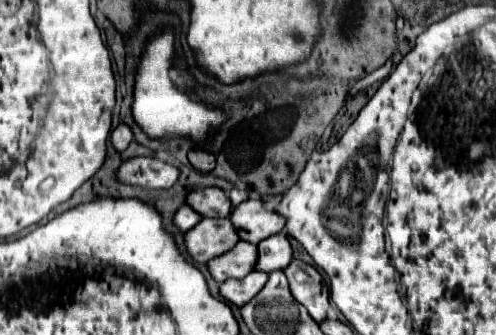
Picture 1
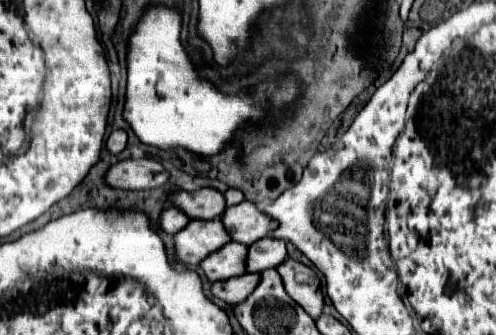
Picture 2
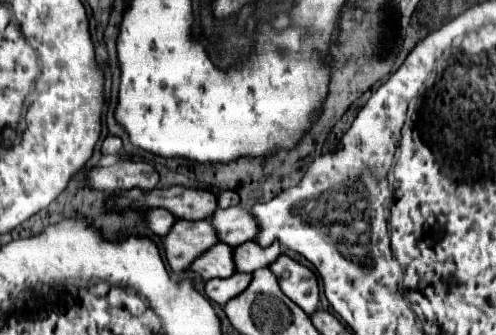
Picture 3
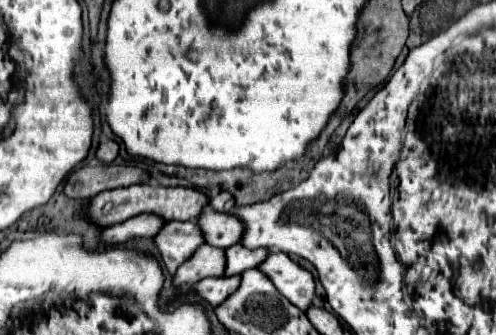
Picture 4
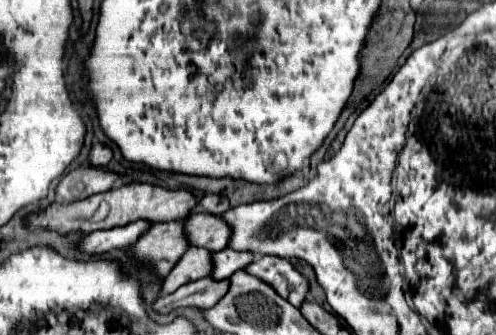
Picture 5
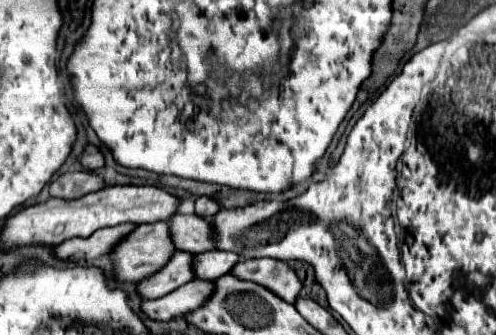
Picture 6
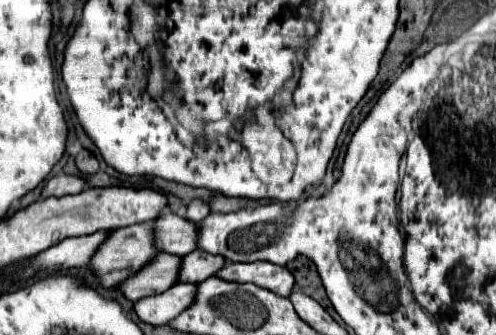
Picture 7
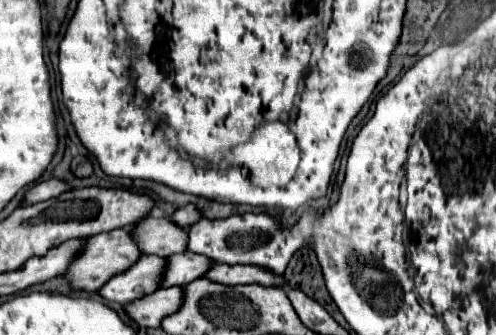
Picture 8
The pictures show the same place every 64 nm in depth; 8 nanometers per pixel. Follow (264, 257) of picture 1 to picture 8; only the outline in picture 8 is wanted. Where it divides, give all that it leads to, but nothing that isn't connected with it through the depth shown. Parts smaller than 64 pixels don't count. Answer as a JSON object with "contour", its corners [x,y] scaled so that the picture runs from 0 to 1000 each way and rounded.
{"contour":[[[363,758],[363,764],[347,764],[339,770],[339,806],[331,824],[331,854],[367,854],[367,848],[383,848],[395,830],[407,830],[435,782],[419,764],[403,764],[403,758]]]}

